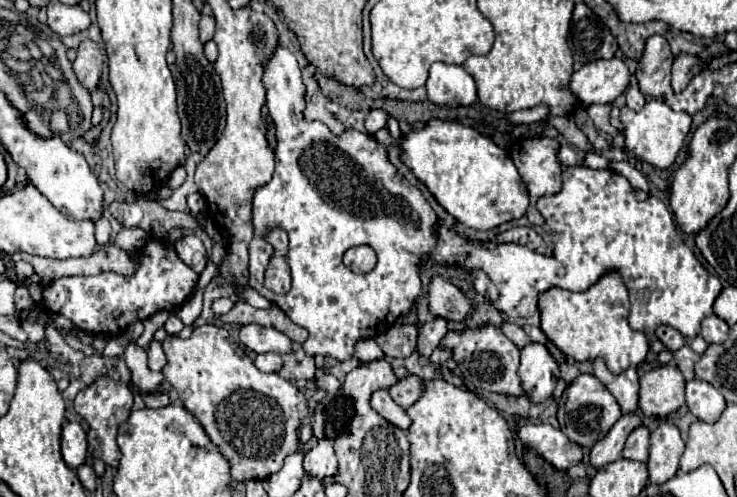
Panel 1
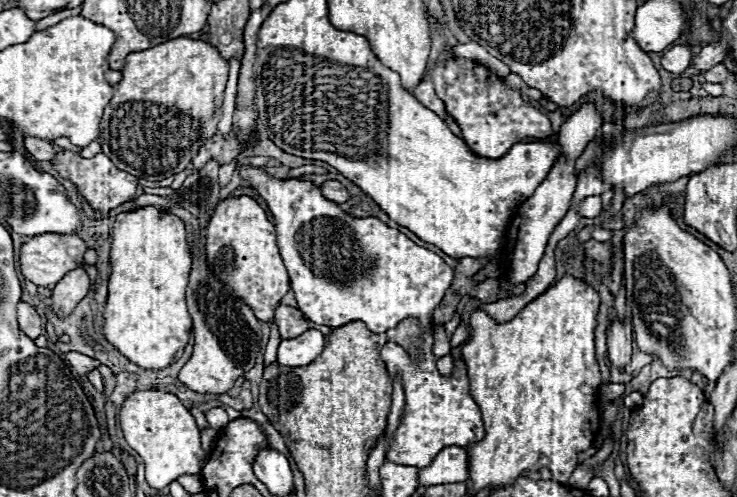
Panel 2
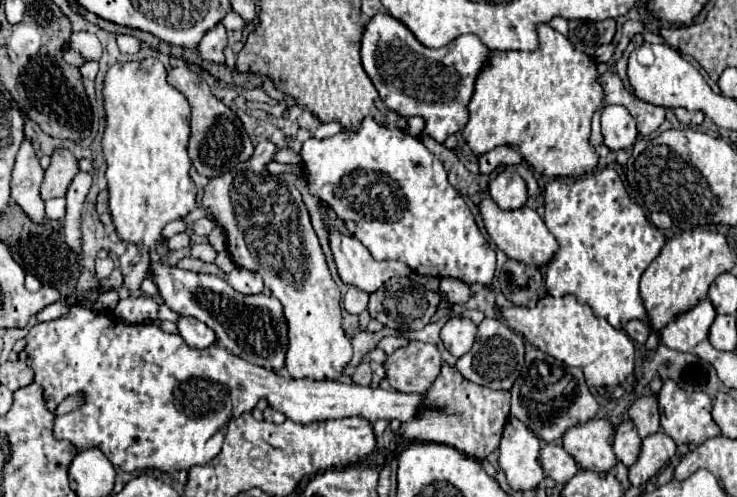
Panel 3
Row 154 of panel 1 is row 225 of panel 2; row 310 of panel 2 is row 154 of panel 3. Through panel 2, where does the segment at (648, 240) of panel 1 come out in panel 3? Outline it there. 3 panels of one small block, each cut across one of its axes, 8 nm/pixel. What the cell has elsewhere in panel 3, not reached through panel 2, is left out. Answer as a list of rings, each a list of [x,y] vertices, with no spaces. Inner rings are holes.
[[[366,118],[358,130],[344,130],[324,140],[306,140],[302,146],[302,162],[312,194],[324,200],[346,222],[348,230],[376,260],[400,260],[424,276],[450,276],[466,284],[492,284],[496,252],[490,250],[460,192],[448,182],[442,162],[418,138]]]

